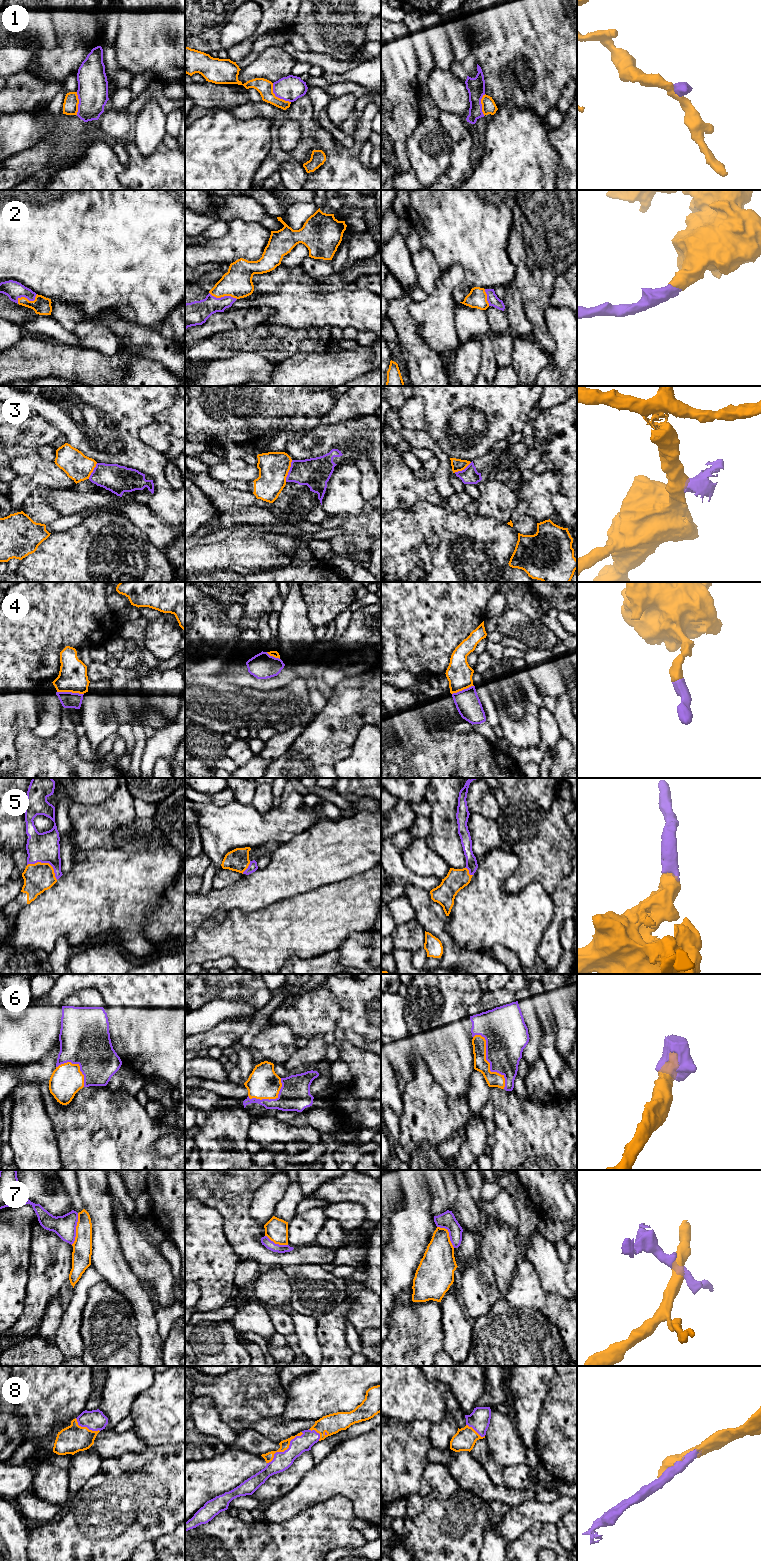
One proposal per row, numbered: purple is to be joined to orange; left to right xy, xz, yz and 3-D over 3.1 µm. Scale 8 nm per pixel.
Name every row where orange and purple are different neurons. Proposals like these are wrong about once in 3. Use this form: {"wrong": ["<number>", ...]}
{"wrong": ["1", "3", "7"]}

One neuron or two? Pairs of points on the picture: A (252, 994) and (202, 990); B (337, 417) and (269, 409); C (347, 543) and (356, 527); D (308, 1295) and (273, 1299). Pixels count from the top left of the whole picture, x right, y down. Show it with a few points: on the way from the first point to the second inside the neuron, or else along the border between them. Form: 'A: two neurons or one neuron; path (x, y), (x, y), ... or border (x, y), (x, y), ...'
A: one neuron; path (240, 989), (214, 989)
B: two neurons; border (338, 397), (335, 404), (322, 416), (319, 423)
C: one neuron; path (351, 539), (356, 534), (356, 531)
D: two neurons; border (285, 1274), (290, 1282), (290, 1303)

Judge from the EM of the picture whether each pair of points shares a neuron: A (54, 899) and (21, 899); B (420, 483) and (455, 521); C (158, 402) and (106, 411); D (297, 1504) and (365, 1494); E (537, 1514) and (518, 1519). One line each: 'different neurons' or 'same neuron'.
A: different neurons
B: different neurons
C: same neuron
D: same neuron
E: same neuron

